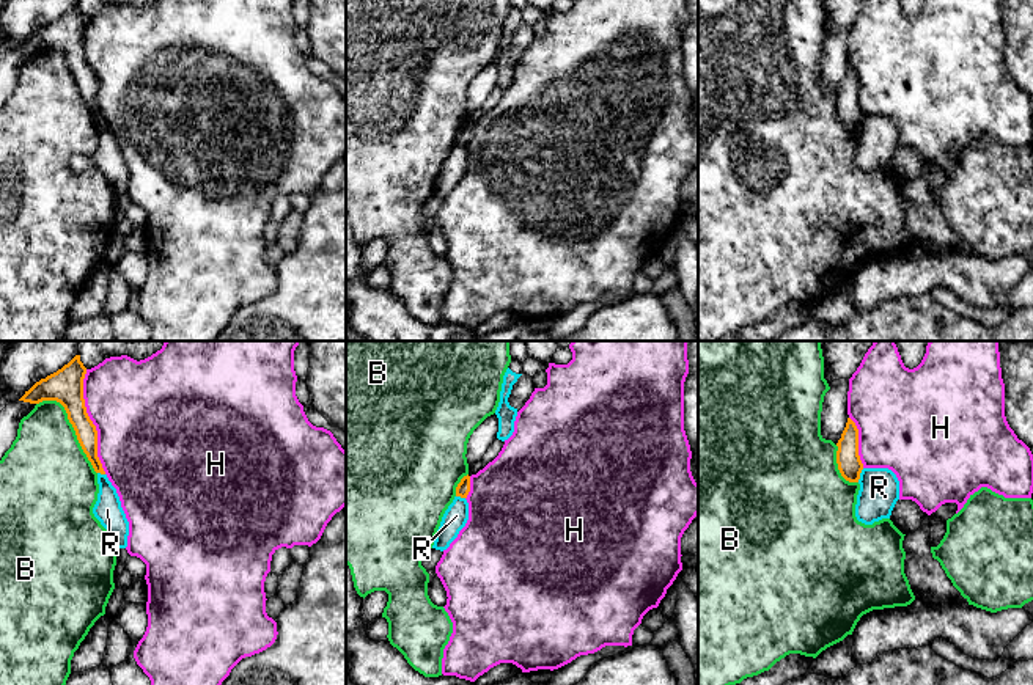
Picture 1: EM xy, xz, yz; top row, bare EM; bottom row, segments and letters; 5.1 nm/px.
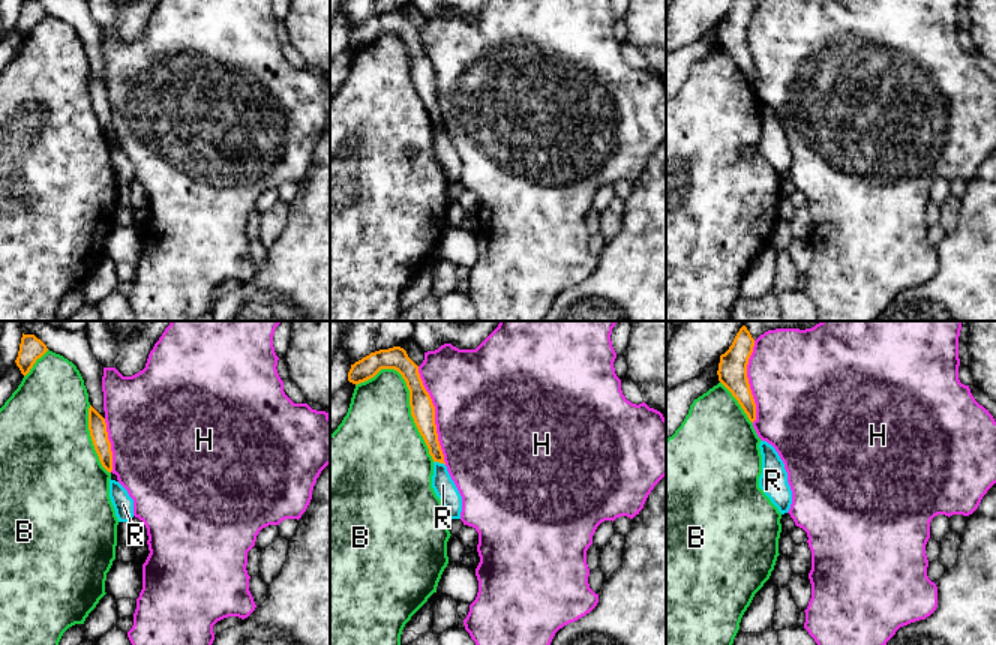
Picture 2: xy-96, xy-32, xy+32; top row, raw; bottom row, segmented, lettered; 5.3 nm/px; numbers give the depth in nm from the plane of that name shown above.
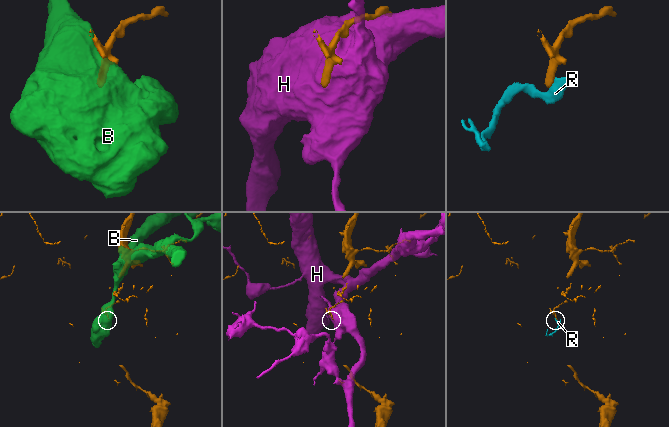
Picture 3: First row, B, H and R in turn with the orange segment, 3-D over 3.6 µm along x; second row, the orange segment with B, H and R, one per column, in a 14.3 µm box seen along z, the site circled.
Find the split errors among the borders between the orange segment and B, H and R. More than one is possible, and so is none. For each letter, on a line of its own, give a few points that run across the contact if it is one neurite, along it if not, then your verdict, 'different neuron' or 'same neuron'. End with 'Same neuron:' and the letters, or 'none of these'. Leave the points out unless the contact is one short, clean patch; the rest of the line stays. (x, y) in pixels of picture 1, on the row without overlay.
B: different neuron
H: different neuron
R: yz (863, 117), (857, 129) | different neuron
Same neuron: none of these

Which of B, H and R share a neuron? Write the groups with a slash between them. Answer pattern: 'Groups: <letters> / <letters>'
Groups: B / H / R

